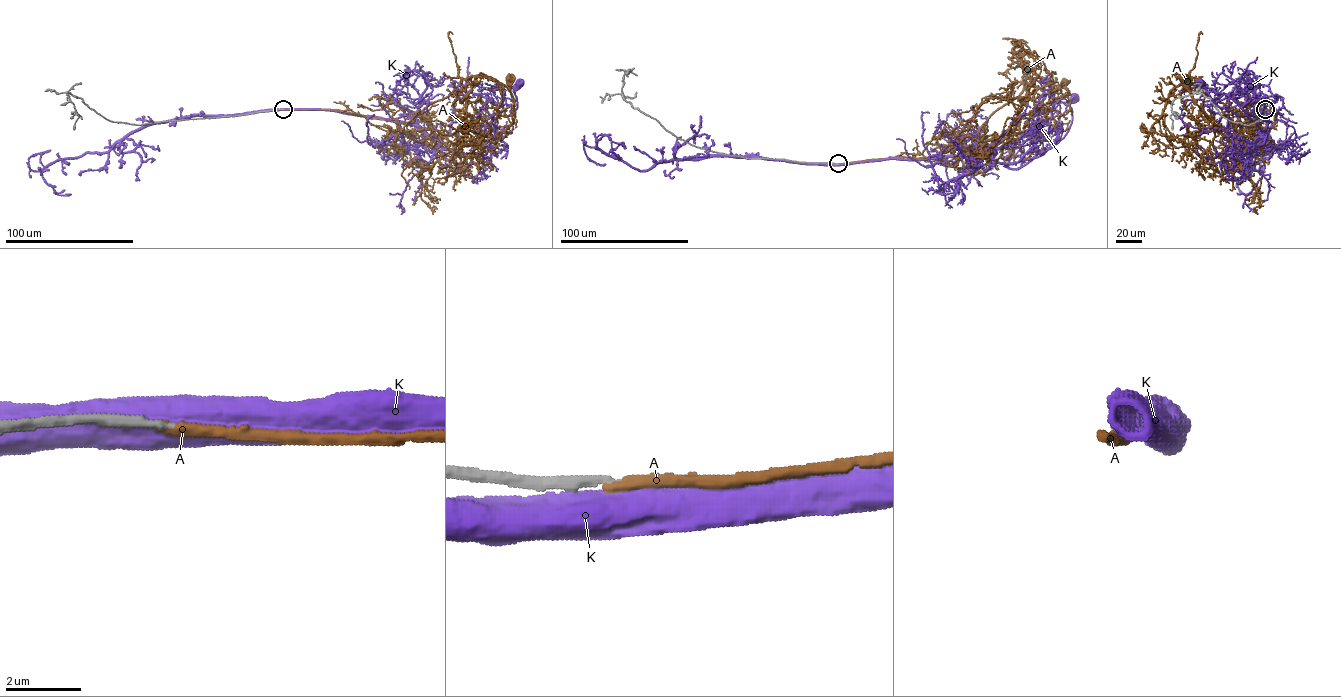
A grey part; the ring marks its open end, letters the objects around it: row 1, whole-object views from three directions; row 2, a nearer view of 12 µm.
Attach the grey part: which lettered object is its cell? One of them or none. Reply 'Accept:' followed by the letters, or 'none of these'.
Accept: A

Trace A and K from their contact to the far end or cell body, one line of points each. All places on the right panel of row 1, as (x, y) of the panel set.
A: (1265, 109), (1255, 119), (1238, 111), (1243, 146), (1235, 152), (1236, 135), (1207, 119), (1184, 77)
K: (1266, 109), (1261, 111), (1259, 118), (1259, 133), (1262, 136), (1264, 130), (1246, 116), (1218, 107), (1200, 82)

